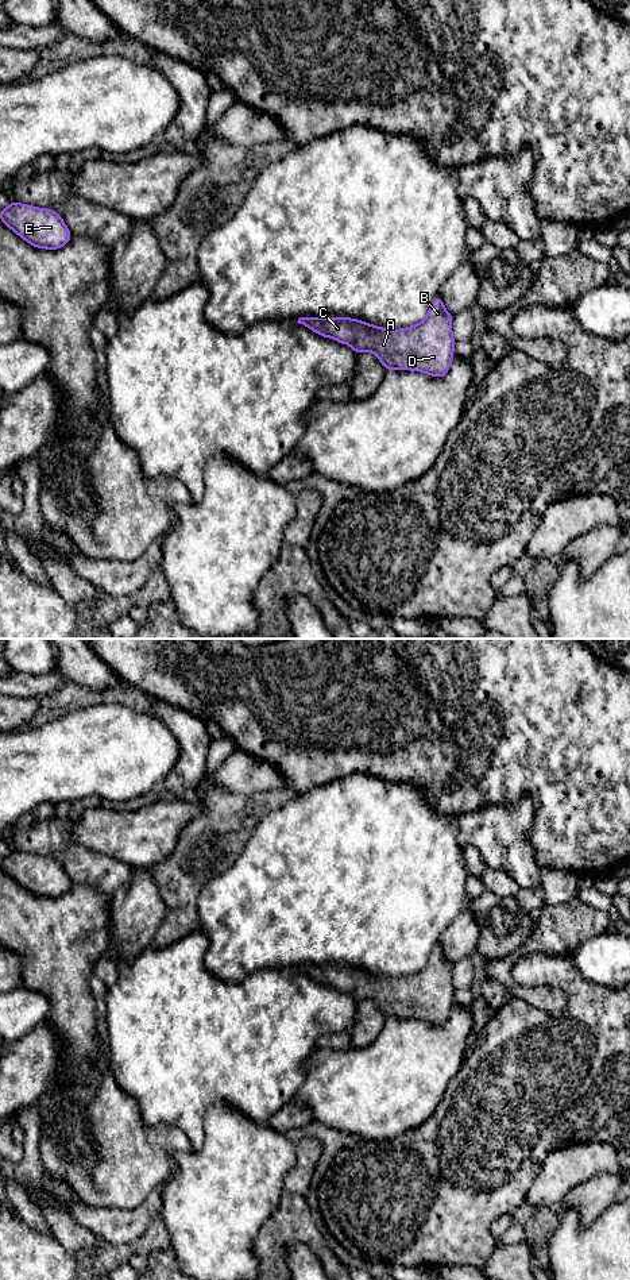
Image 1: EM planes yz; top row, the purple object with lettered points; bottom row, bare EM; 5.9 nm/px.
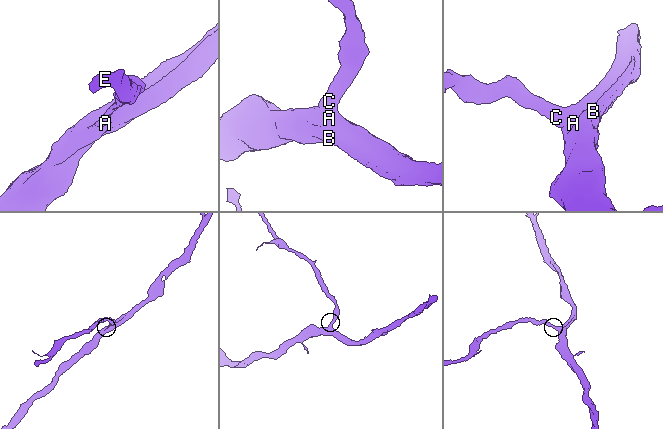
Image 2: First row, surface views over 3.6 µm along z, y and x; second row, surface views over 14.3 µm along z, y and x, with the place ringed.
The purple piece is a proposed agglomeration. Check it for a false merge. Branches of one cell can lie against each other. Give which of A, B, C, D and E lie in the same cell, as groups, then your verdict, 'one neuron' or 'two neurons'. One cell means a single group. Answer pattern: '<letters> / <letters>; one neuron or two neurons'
A B C D E; one neuron

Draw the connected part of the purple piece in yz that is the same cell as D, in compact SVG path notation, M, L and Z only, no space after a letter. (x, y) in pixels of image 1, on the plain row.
M437 944L426 965L403 978L386 978L349 965L299 965L297 971L351 994L357 1003L372 999L386 1019L414 1018L441 1026L447 1023L455 1005L452 968L453 964Z

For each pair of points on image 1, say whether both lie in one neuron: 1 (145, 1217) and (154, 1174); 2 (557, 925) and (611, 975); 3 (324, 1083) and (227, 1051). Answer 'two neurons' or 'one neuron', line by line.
1: two neurons
2: two neurons
3: two neurons

